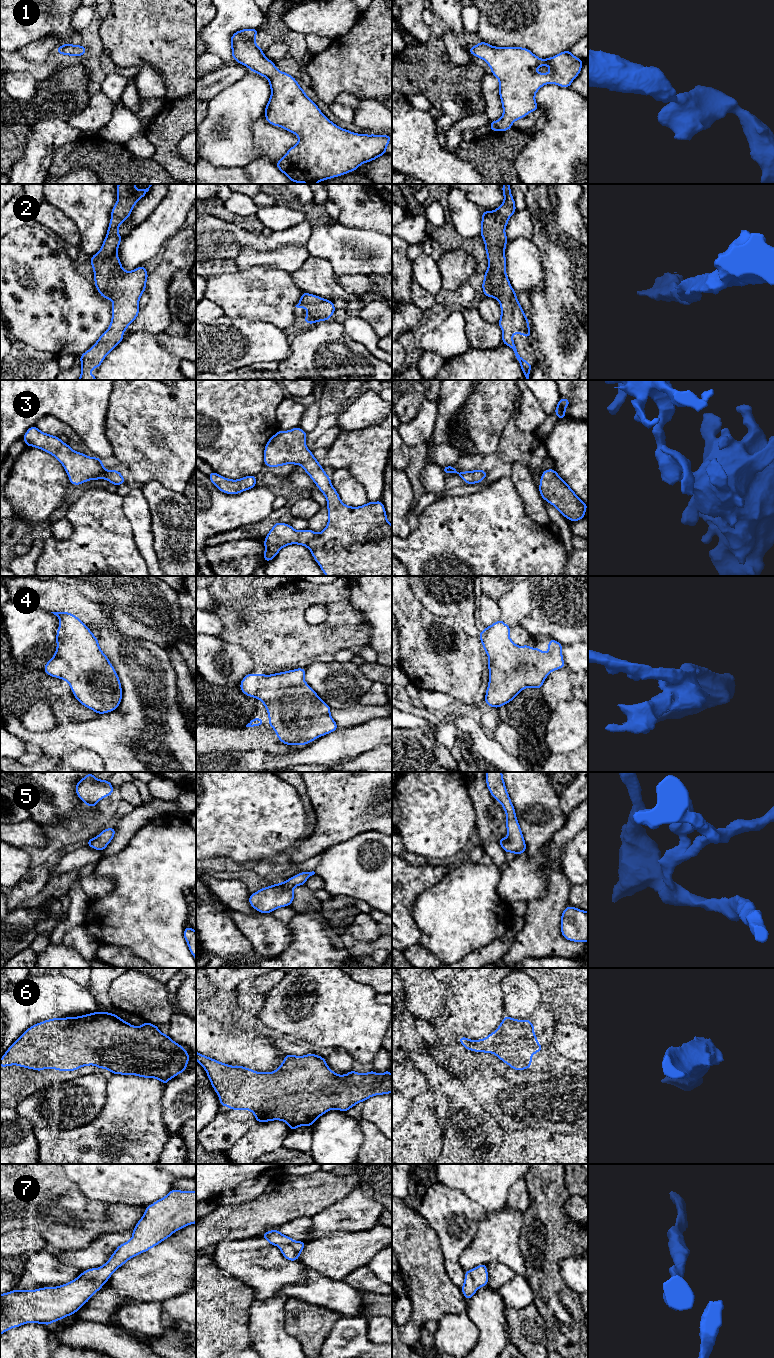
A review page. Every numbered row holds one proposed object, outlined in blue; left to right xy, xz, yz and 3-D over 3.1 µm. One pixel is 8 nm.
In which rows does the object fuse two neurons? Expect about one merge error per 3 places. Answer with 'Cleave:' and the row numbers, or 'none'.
Cleave: none

